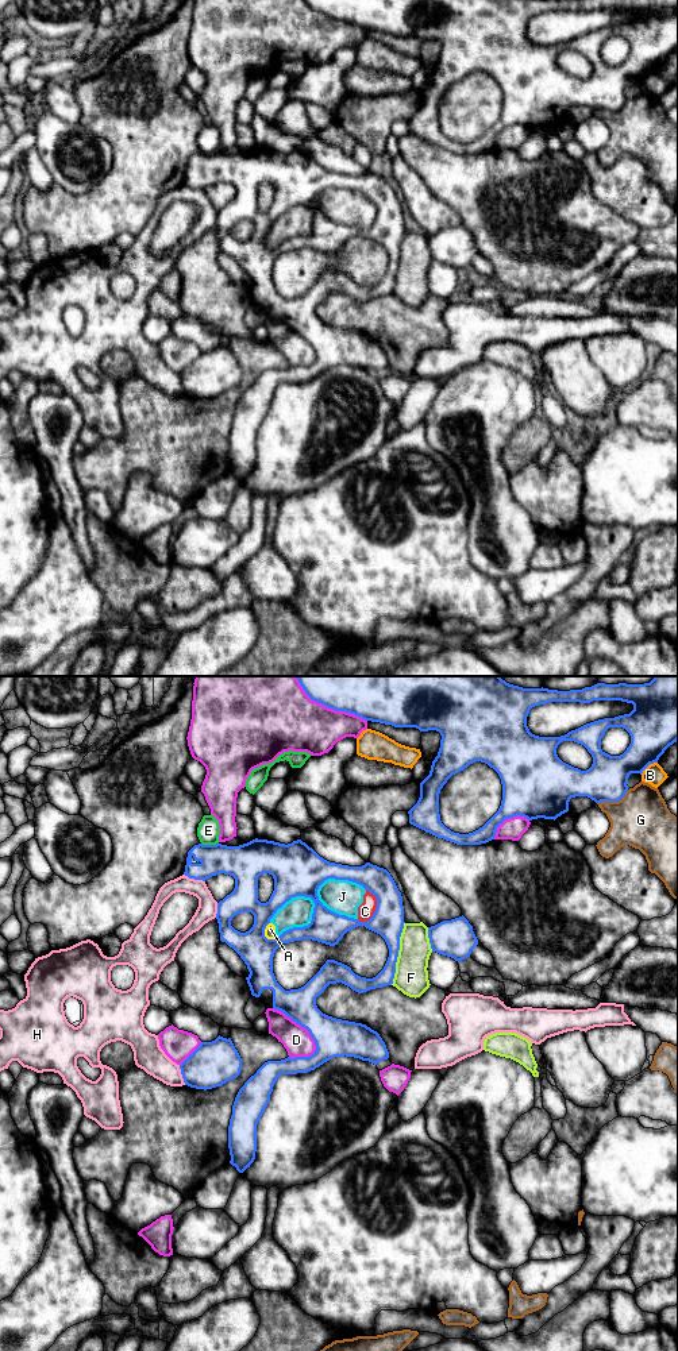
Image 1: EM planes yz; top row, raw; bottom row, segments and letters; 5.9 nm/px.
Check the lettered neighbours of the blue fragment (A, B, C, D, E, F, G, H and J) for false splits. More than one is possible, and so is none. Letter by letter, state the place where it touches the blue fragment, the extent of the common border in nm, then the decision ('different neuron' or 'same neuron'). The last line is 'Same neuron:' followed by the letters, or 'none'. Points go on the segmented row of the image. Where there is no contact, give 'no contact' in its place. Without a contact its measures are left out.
A: yz (264, 934) | 120 nm | different neuron
B: yz (648, 764) | 130 nm | different neuron
C: yz (377, 906) | 220 nm | different neuron
D: yz (303, 1026) | 380 nm | different neuron
E: yz (210, 845) | 100 nm | different neuron
F: yz (397, 953) | 380 nm | different neuron
G: yz (613, 801) | 200 nm | different neuron
H: yz (195, 879) | 140 nm | different neuron
J: yz (327, 908) | 320 nm | different neuron
Same neuron: none

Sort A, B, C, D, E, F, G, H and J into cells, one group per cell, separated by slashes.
A C F J / B / D / E / G / H

